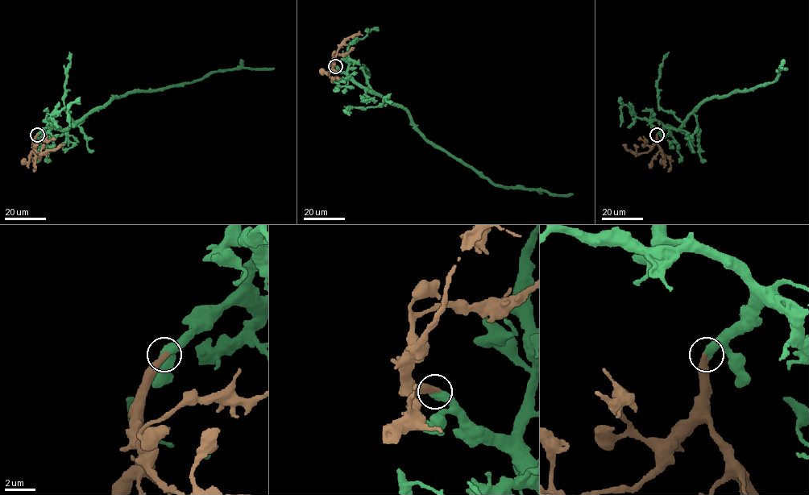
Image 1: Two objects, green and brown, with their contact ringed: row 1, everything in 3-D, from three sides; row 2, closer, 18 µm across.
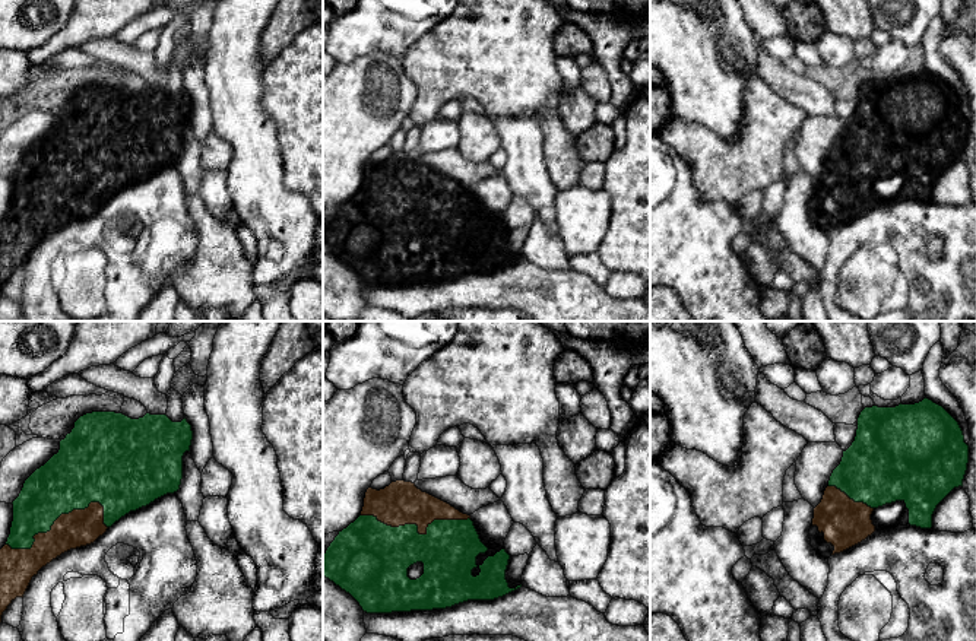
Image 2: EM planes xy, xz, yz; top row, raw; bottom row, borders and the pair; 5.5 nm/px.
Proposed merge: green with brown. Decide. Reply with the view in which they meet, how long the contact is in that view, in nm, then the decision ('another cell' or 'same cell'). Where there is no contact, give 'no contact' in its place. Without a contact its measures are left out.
xy | 600 nm | same cell

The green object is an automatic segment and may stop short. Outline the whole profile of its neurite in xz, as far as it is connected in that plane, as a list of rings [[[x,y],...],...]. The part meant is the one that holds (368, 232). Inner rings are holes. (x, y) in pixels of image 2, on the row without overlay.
[[[396,153],[380,164],[373,162],[373,161],[367,162],[361,188],[354,196],[351,196],[346,201],[339,204],[339,207],[327,220],[323,229],[323,248],[329,251],[330,254],[333,254],[336,258],[339,258],[342,263],[345,263],[346,266],[349,266],[359,276],[362,283],[367,286],[392,286],[392,285],[446,282],[446,280],[451,280],[454,277],[459,277],[468,273],[494,273],[522,260],[522,257],[517,258],[516,261],[508,260],[508,256],[506,253],[506,242],[508,238],[510,228],[506,225],[506,222],[501,222],[494,229],[488,229],[482,238],[479,239],[476,238],[476,229],[479,226],[485,226],[487,223],[488,220],[481,215],[479,207],[473,199],[473,194],[470,193],[470,188],[460,185],[450,177],[427,165],[422,165],[412,155]],[[416,235],[424,237],[424,247],[416,253],[411,253],[408,250],[408,241]]]

